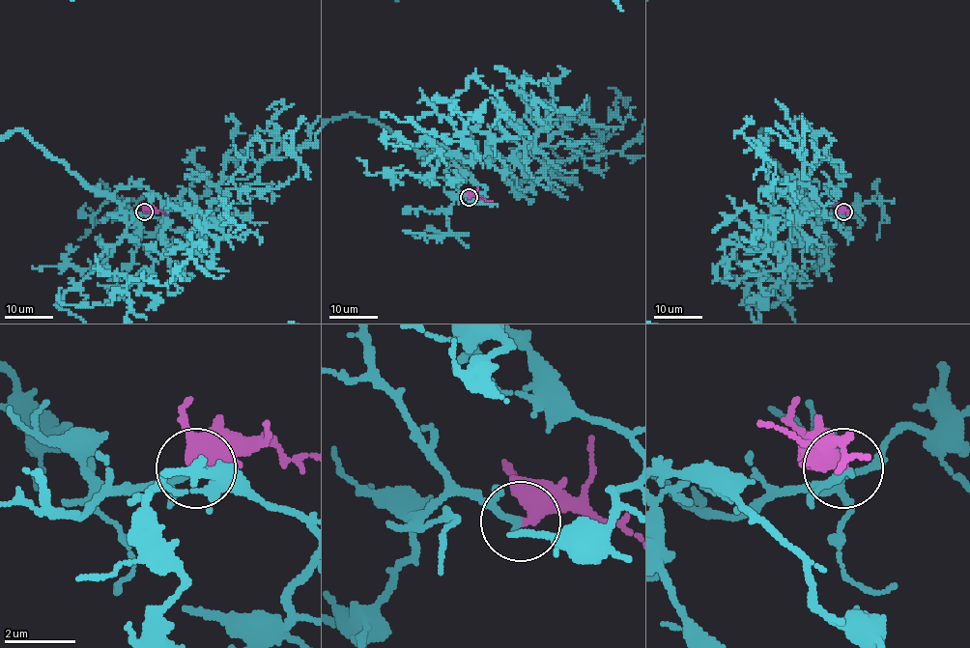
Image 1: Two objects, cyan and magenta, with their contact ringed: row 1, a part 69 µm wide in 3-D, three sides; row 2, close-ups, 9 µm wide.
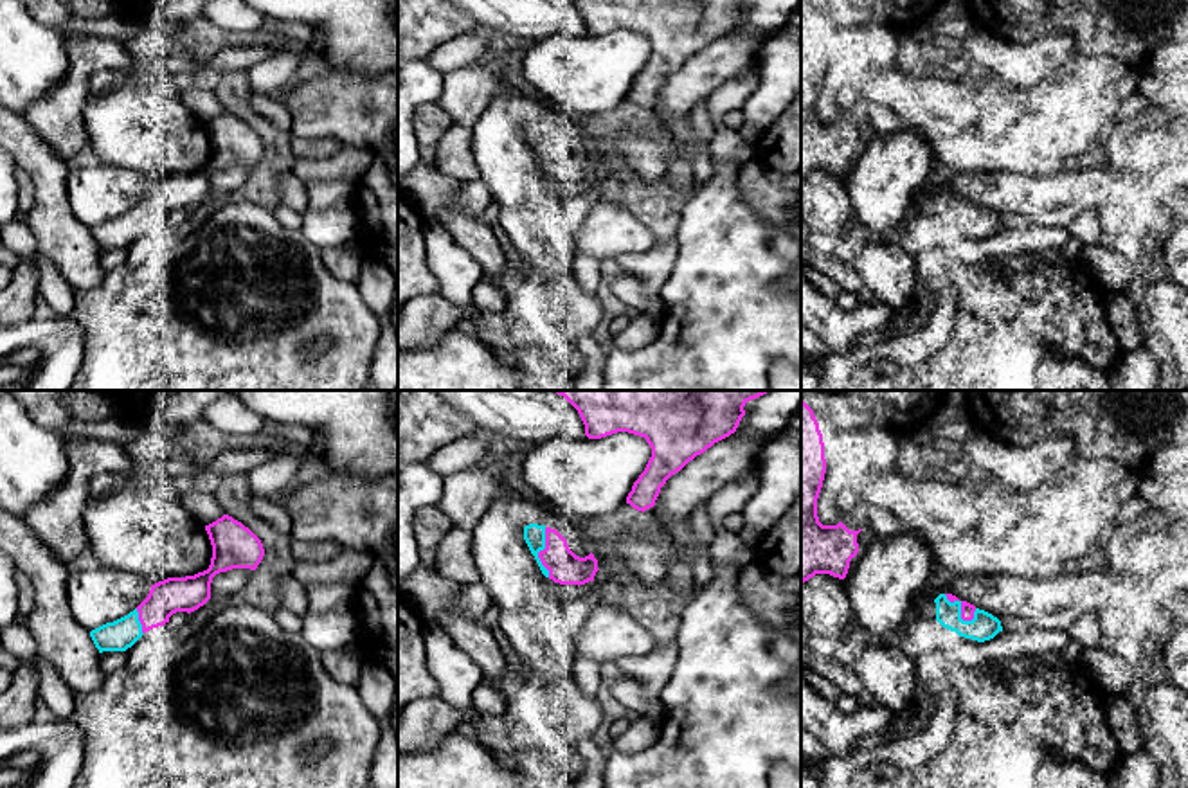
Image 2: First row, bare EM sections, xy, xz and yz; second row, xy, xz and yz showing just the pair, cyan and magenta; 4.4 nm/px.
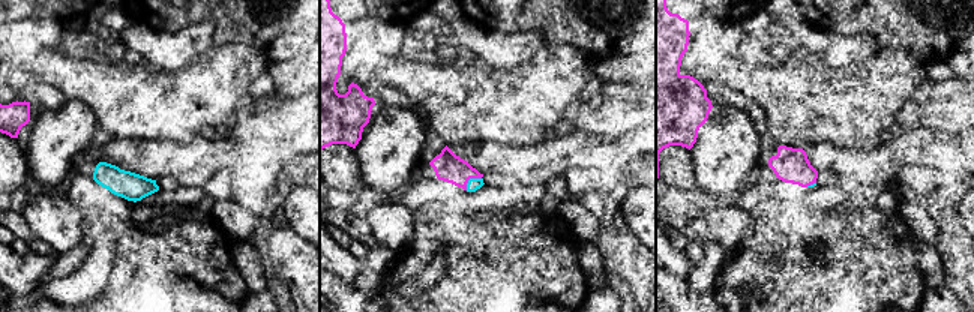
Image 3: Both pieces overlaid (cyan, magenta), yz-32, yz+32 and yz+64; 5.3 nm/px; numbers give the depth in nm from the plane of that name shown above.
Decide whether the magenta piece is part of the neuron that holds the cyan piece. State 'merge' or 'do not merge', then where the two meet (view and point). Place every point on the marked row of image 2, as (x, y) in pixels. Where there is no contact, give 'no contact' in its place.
merge | yz (960, 608)

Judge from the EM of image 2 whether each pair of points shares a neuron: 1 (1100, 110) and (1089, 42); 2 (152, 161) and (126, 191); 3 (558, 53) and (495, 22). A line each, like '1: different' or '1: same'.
1: different
2: different
3: different

